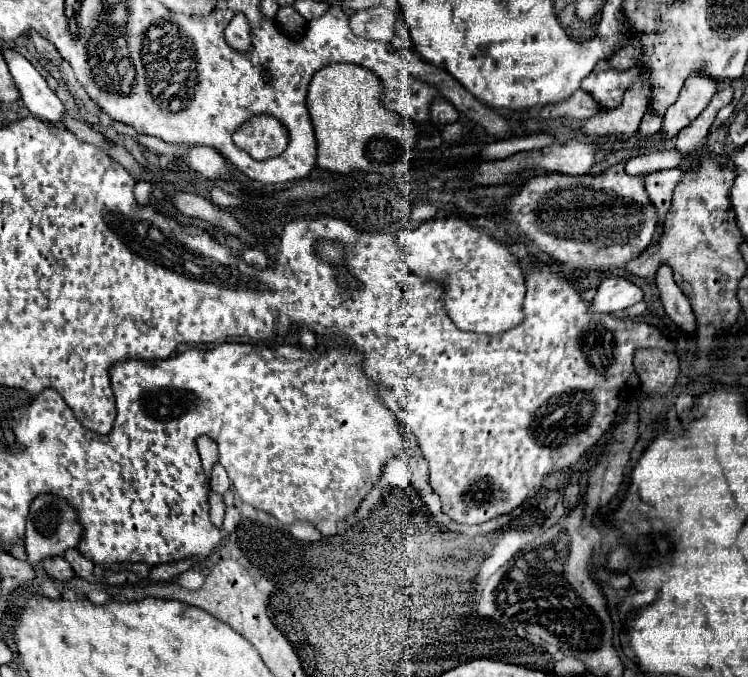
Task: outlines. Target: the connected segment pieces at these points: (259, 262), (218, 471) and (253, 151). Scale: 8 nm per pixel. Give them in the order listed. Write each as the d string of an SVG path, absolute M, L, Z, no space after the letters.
M246 248L244 252L242 252L242 258L244 258L244 262L246 264L250 264L250 266L254 266L254 268L266 268L266 262L268 262L268 258L266 258L266 254L260 250L260 248Z
M214 464L212 476L210 476L210 490L216 492L216 494L220 494L220 496L224 496L230 490L228 474L226 474L226 470L220 464Z
M254 116L234 134L234 144L248 152L254 160L280 156L288 146L288 130L274 116Z

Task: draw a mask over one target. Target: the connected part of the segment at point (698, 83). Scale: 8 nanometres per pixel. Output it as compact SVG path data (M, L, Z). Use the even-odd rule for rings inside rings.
M694 70L682 86L678 100L666 110L662 122L662 136L672 138L688 126L718 92L718 80L710 78L702 70Z

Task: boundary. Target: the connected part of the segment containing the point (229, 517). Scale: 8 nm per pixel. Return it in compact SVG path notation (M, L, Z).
M230 506L230 508L226 510L222 530L224 530L224 532L228 532L228 534L230 534L230 532L234 532L234 528L236 528L238 520L240 520L240 512L238 512L238 508L236 508L236 506Z

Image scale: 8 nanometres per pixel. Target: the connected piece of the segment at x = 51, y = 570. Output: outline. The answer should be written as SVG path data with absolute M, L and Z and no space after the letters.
M62 556L46 558L46 560L42 562L42 566L44 566L46 574L48 574L50 578L54 578L54 580L62 580L62 582L64 582L64 580L68 580L68 578L74 576L72 566L70 566Z

